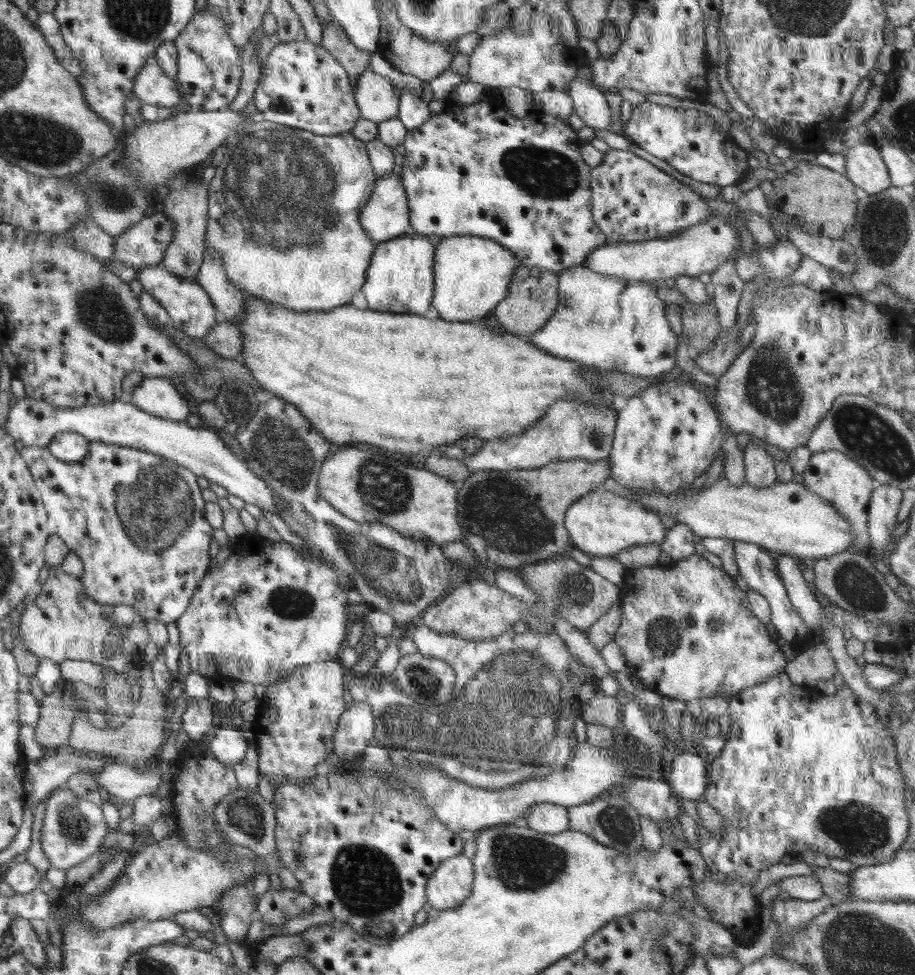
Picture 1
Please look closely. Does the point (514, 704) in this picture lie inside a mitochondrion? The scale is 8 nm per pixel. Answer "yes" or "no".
yes

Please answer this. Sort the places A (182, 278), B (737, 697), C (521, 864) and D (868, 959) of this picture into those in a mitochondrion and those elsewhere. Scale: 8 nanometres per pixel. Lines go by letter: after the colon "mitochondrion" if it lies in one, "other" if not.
A: other
B: other
C: mitochondrion
D: mitochondrion

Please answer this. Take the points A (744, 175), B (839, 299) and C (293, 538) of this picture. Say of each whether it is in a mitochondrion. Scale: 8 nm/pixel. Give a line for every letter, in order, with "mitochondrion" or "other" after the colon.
A: other
B: other
C: other

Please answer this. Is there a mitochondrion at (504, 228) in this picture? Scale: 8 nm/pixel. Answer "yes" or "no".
no

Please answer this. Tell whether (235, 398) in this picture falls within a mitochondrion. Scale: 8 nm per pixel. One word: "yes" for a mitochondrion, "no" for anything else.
yes

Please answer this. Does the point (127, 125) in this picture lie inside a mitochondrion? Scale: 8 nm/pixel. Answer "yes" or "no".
no

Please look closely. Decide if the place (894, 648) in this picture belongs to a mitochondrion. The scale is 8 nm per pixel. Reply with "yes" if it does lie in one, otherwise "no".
no

